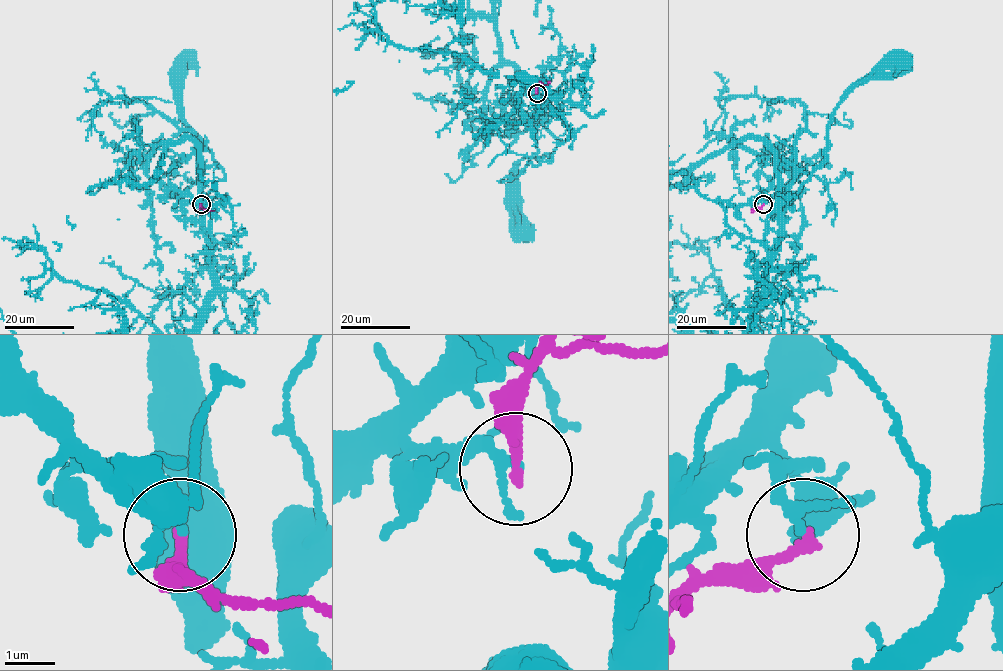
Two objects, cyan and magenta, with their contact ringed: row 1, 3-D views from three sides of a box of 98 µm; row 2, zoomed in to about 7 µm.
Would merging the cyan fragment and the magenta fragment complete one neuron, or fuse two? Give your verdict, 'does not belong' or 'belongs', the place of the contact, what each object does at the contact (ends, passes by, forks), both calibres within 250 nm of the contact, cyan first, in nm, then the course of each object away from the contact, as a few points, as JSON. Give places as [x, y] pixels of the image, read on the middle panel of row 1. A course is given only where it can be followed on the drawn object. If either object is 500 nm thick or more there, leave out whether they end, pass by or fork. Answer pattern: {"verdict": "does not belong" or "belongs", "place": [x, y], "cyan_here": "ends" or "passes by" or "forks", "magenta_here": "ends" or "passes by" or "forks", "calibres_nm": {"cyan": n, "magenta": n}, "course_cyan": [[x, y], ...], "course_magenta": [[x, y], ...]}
{"verdict": "does not belong", "place": [537, 93], "cyan_here": "passes by", "magenta_here": "ends", "calibres_nm": {"cyan": 160, "magenta": 220}, "course_cyan": [[537, 93], [518, 93], [504, 111], [540, 113], [542, 124], [561, 140], [550, 154], [519, 161], [525, 227]], "course_magenta": [[537, 93], [539, 84], [549, 81]]}

